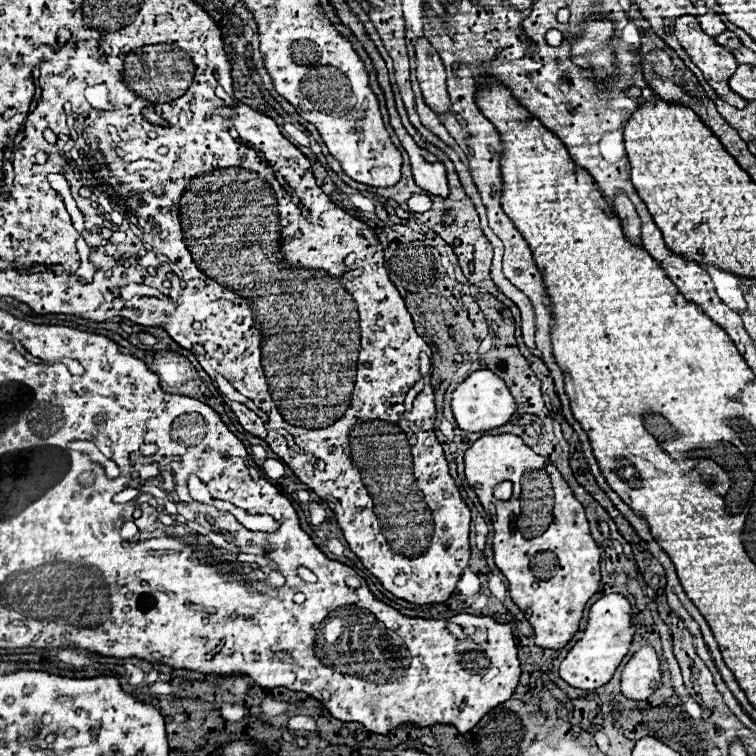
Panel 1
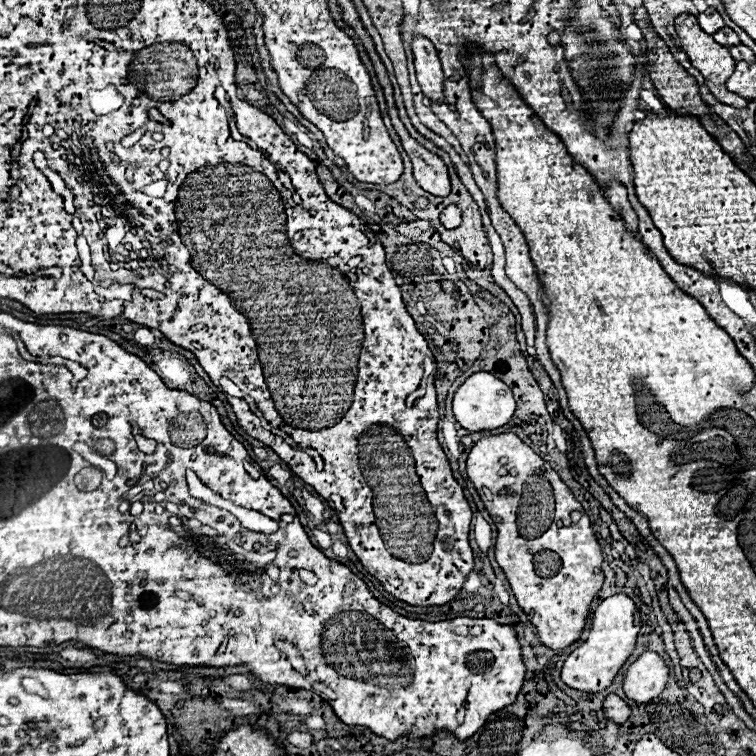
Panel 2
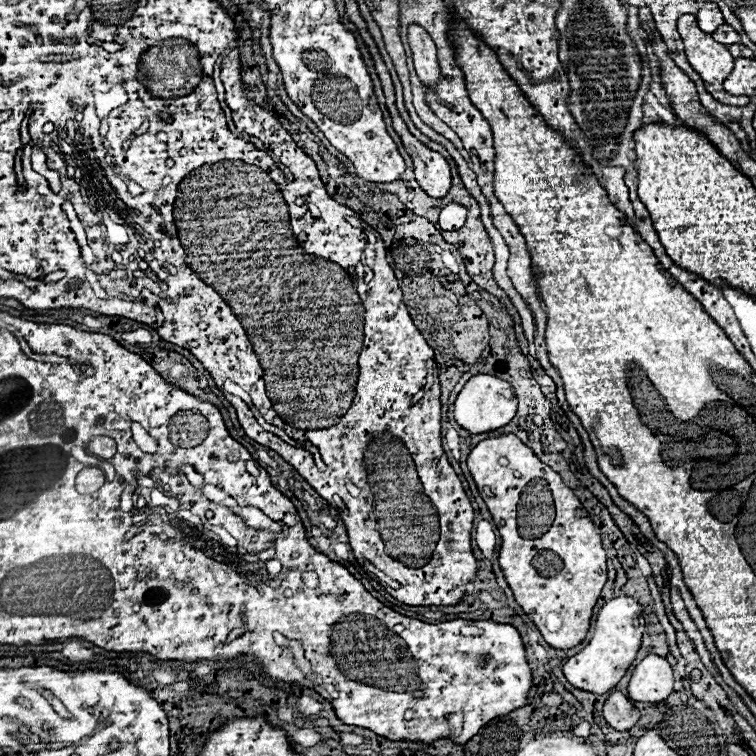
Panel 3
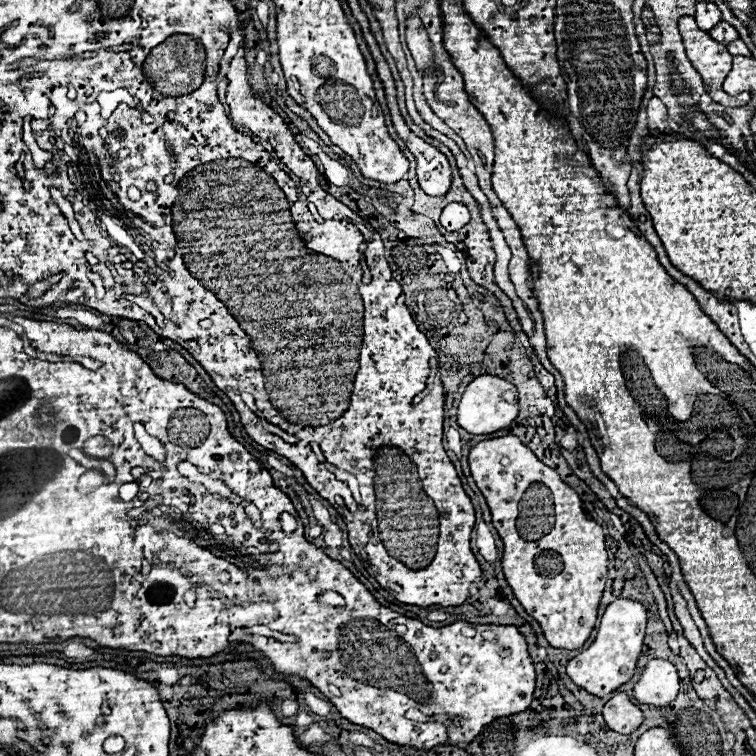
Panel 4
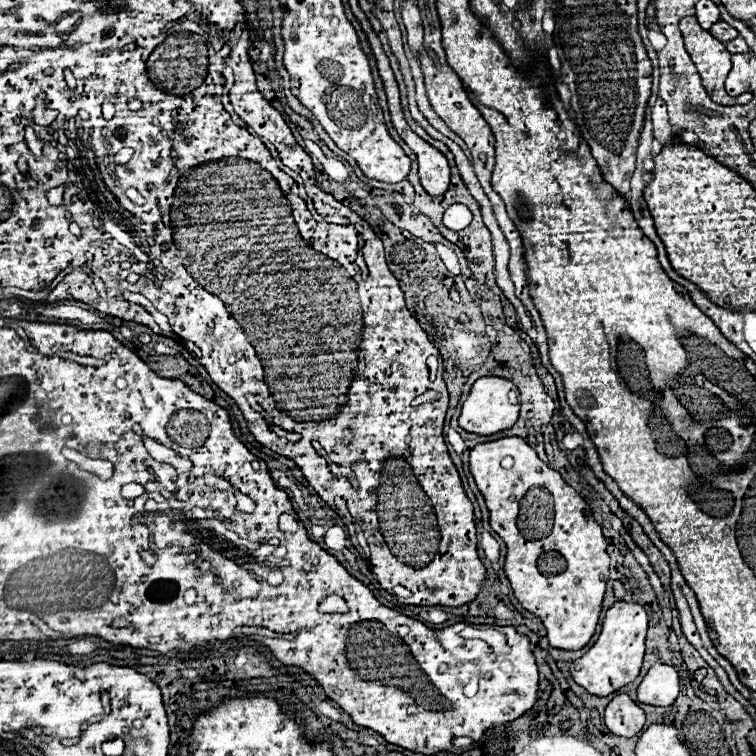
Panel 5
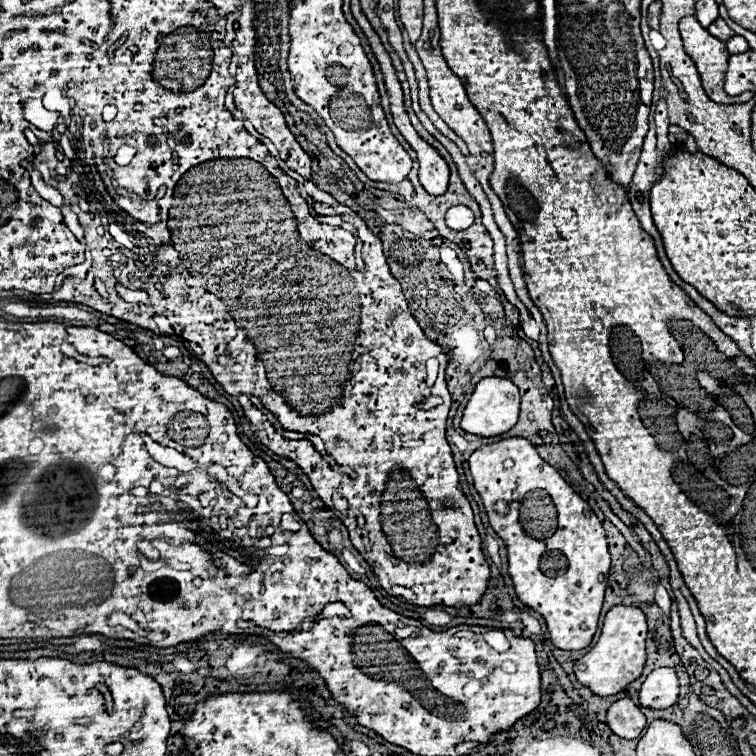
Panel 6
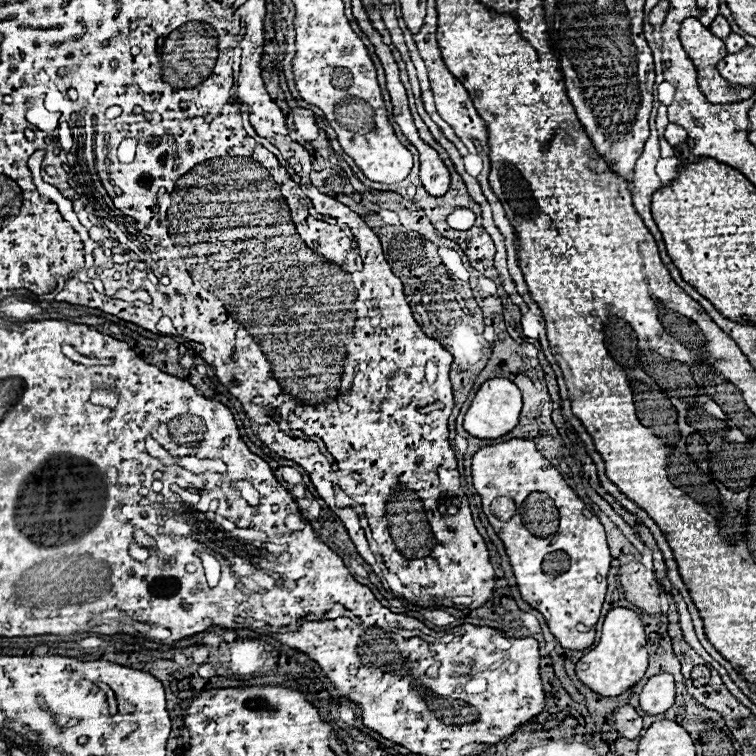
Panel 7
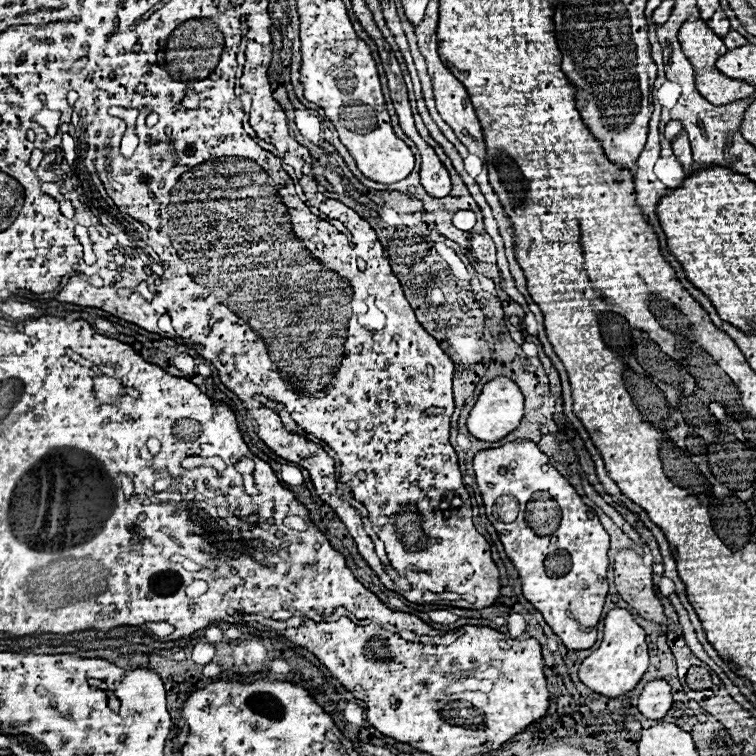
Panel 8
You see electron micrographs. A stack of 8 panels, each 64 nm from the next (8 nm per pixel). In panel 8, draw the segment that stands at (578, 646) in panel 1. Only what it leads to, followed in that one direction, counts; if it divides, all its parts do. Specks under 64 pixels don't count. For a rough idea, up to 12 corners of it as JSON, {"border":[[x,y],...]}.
{"border":[[624,608],[604,618],[580,680],[618,698],[648,668],[646,634]]}

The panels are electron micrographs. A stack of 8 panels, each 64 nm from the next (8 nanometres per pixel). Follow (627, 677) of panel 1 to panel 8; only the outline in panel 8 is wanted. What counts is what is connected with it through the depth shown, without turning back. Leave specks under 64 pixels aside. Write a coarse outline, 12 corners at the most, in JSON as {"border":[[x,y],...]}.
{"border":[[652,680],[640,694],[640,712],[660,720],[672,706],[668,680]]}

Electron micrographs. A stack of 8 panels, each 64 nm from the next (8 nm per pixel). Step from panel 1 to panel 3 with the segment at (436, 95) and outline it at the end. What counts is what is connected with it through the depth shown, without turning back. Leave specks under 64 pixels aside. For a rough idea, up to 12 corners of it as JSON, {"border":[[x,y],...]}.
{"border":[[416,24],[408,42],[420,82],[436,90],[440,66],[434,42]]}

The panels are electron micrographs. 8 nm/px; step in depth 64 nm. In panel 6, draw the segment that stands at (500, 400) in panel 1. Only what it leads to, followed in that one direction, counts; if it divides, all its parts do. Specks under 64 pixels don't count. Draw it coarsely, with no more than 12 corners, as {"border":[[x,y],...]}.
{"border":[[508,378],[476,384],[460,426],[490,438],[508,432],[520,392]]}

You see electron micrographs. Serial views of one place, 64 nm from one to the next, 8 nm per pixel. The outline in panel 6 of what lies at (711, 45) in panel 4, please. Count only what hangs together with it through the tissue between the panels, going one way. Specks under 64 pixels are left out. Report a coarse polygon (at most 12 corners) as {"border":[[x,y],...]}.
{"border":[[696,16],[680,20],[686,54],[696,62],[702,86],[718,104],[748,102],[752,92],[726,96],[726,44]]}

